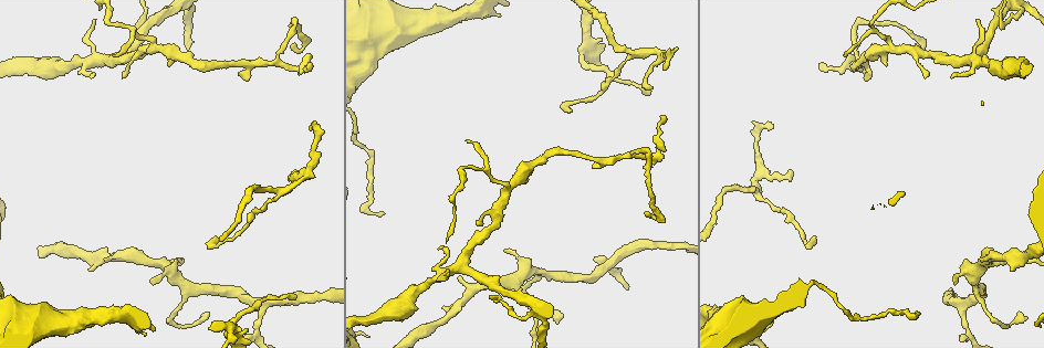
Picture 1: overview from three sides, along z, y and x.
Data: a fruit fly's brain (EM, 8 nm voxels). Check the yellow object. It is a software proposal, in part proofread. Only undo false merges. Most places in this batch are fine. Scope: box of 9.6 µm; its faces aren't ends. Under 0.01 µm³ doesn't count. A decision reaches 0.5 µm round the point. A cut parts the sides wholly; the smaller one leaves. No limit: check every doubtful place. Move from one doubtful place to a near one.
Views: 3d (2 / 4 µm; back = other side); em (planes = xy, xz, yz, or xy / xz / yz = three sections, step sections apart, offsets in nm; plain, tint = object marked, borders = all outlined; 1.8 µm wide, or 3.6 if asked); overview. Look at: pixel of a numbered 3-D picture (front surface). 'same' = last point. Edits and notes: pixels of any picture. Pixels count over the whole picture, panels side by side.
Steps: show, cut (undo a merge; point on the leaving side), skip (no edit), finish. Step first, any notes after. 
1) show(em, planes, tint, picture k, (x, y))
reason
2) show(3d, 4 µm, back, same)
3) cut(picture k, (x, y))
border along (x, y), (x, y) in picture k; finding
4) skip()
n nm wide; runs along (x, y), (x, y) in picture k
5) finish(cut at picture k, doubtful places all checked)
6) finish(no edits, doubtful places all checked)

show(em, yz, step 8, tint, picture 1, (316, 129))

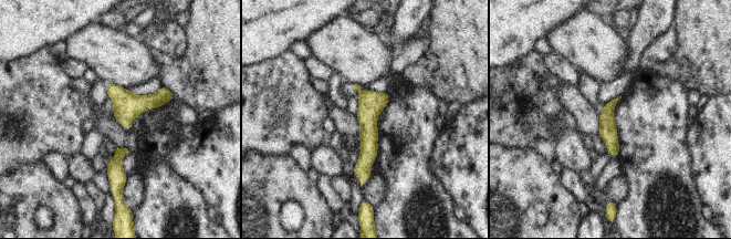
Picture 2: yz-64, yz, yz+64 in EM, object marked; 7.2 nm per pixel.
skip()
runs along (357, 87), (368, 101), (362, 179) in picture 2; all the same cell

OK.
show(3d, 4 µm, picture 1, (756, 192))
a fork

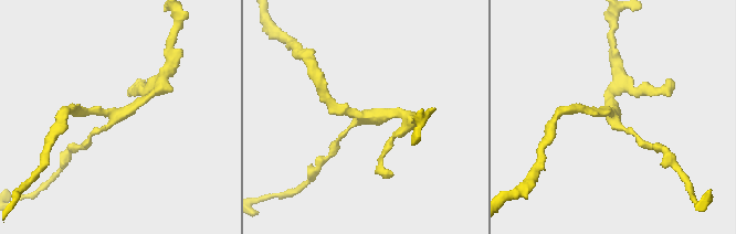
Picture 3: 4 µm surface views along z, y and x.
show(em, 3.6 µm, xz, step 16, tint, picture 3, (611, 114))
3 arms; need the tissue

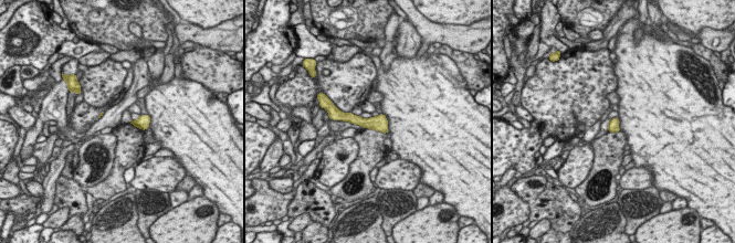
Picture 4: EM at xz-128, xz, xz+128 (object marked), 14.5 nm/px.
show(em, 3.6 µm, planes, borders, same)
another direction

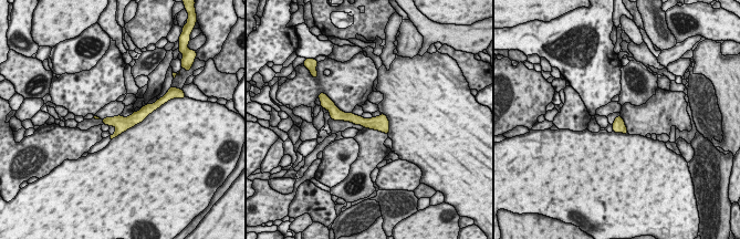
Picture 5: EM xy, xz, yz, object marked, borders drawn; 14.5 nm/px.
skip()
runs along (339, 115), (379, 123), (386, 130) in picture 5; continuous, no second cell

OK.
show(em, planes, borders, picture 1, (91, 64))
side arm on a straight run

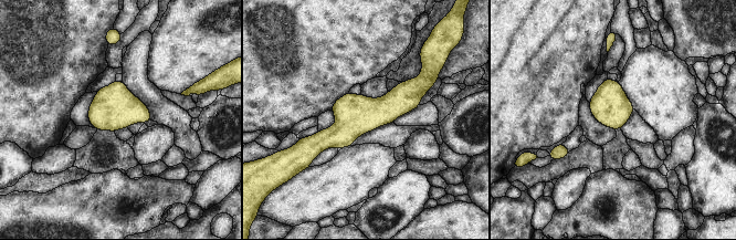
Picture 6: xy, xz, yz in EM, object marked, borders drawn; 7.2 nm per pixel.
skip()
280 nm wide; all the same cell

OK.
show(em, planes, tint, picture 1, (628, 157))
thin neck

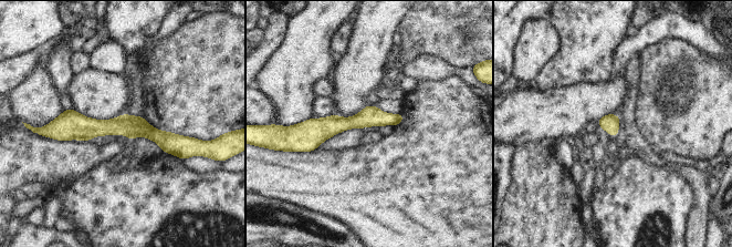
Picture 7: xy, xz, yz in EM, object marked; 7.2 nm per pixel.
skip()
130 nm wide; runs along (55, 130), (138, 126), (186, 141) in picture 7; all the same cell

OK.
show(em, 3.6 µm, planes, tint, picture 1, (523, 270))

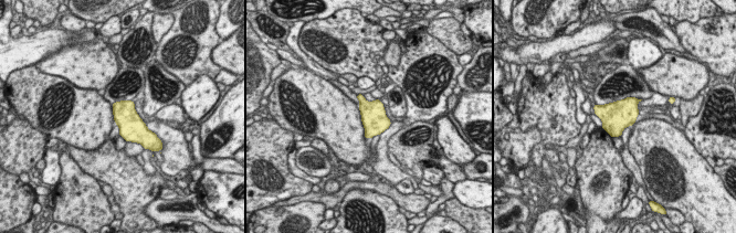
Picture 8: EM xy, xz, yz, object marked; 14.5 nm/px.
skip()
340 nm wide; continuous, no second cell

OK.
show(em, planes, tint, picture 1, (768, 327))
abrupt turn

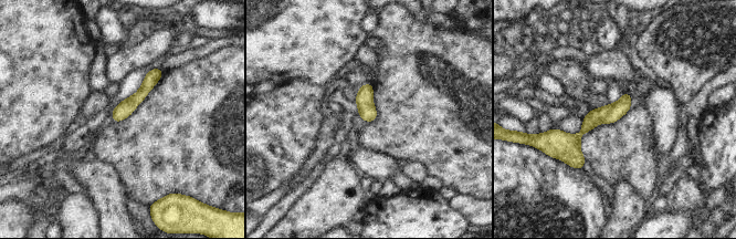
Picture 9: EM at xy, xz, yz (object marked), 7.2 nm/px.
skip()
120 nm wide; continuous, no second cell

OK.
finish(no edits, doubtful places all checked)

